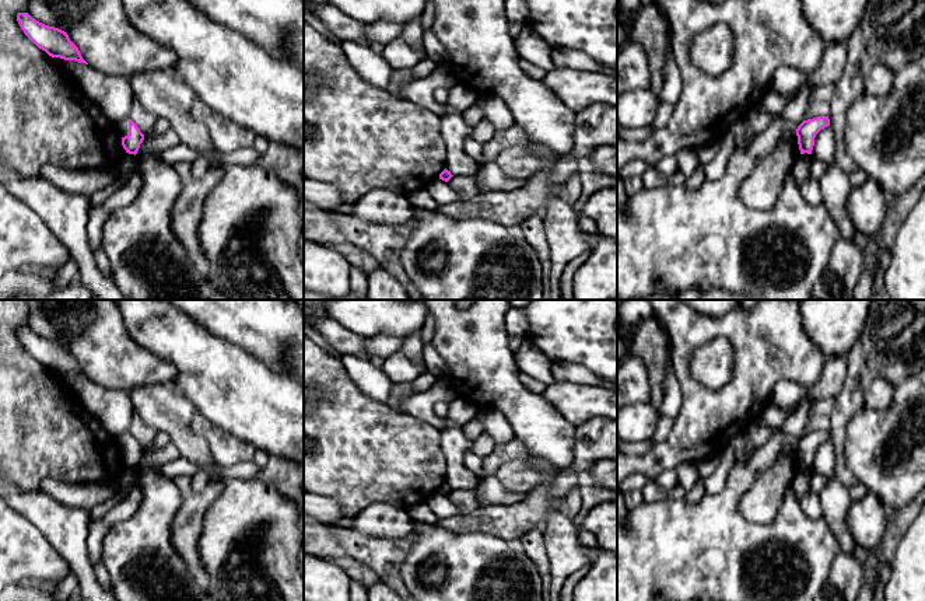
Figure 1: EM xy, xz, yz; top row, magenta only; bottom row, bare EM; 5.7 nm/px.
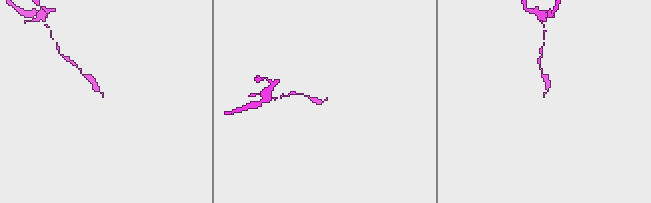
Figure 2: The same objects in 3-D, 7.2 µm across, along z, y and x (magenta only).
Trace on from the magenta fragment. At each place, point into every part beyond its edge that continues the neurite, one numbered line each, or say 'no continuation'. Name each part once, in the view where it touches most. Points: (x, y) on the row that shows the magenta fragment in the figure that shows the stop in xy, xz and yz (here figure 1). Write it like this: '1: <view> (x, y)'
1: xy (122, 126)

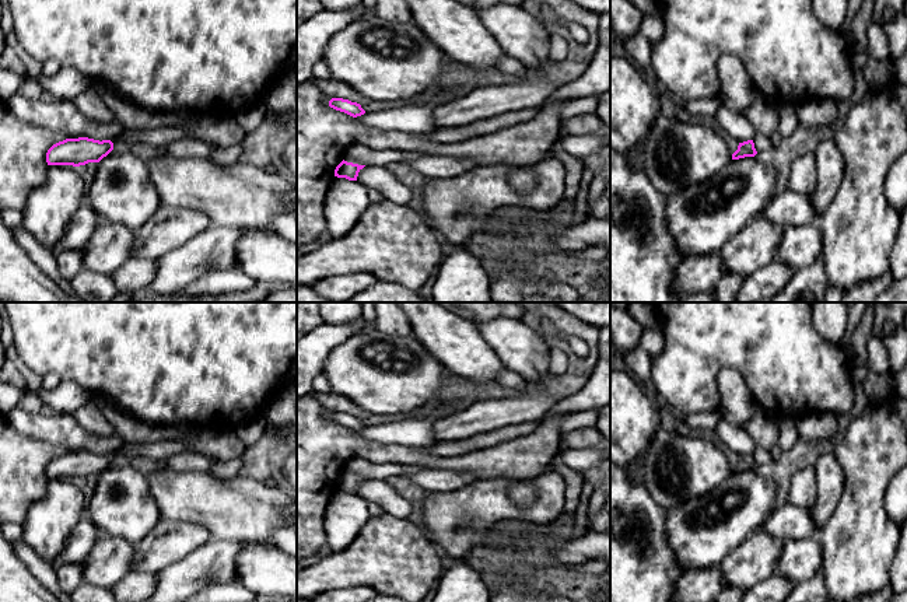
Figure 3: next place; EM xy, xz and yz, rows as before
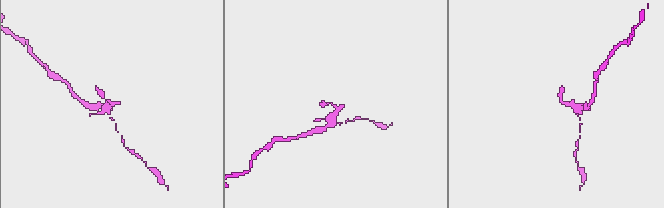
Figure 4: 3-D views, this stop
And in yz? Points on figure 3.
no continuation

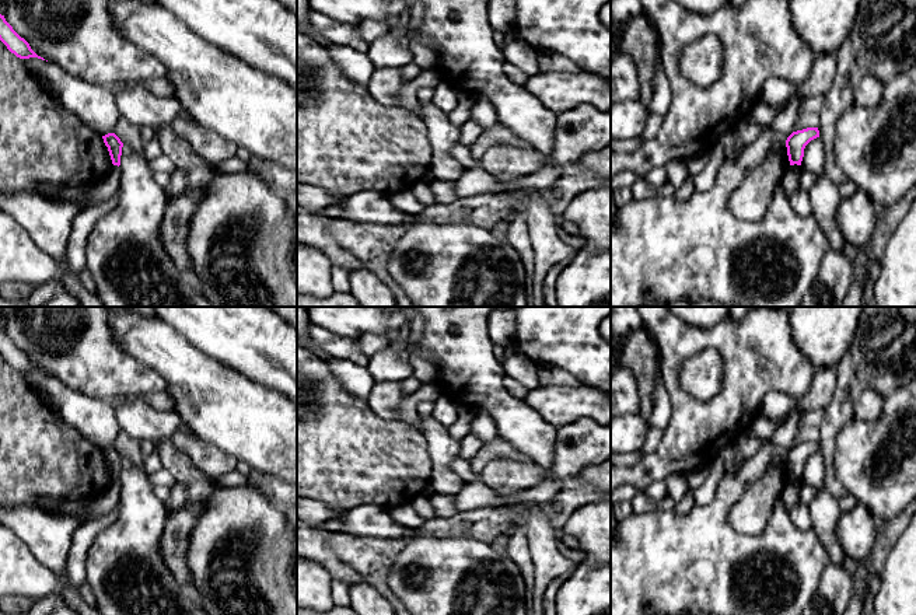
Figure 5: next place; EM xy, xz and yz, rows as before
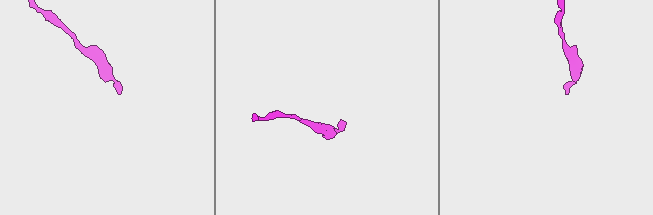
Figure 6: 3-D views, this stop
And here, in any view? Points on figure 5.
no continuation

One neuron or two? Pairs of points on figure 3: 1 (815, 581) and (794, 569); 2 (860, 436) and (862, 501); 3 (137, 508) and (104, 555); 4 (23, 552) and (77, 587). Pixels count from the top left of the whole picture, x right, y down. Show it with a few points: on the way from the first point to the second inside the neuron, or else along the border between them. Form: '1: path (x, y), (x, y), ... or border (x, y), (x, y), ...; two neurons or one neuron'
1: border (819, 569), (792, 587); two neurons
2: path (862, 452), (862, 485); one neuron
3: border (150, 529), (135, 545), (122, 538), (101, 532); two neurons
4: border (55, 567), (60, 587); two neurons

